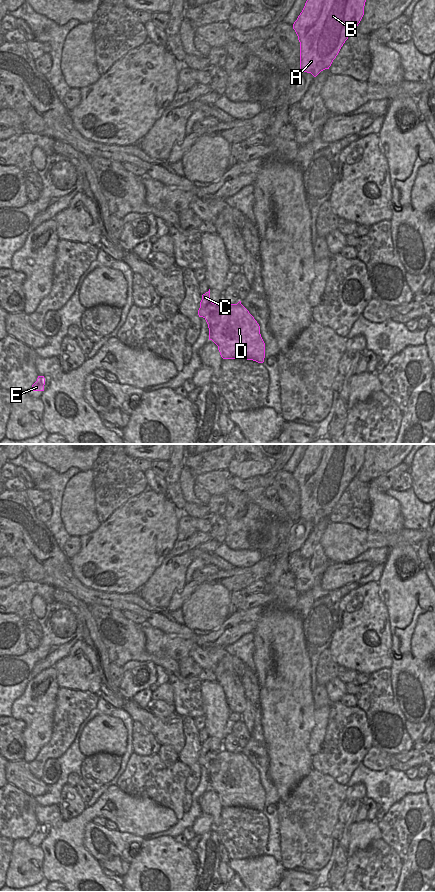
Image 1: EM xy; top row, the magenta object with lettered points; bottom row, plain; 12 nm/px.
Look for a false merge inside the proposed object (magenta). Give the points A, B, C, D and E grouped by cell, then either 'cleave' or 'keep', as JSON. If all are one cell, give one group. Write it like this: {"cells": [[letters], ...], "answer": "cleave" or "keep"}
{"cells": [["A", "B", "C", "D", "E"]], "answer": "keep"}

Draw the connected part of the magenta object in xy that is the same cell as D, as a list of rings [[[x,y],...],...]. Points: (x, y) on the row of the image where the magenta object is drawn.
[[[210,289],[202,295],[199,317],[203,317],[209,328],[209,340],[217,346],[223,359],[247,359],[263,363],[265,358],[265,343],[260,334],[260,326],[249,311],[239,301],[237,304],[210,301]]]

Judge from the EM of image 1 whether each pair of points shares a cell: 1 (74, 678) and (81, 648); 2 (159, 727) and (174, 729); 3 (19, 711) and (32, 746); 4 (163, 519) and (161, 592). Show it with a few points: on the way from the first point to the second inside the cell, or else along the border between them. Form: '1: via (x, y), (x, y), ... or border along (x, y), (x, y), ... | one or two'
1: via (77, 671), (81, 667), (81, 655) | one
2: via (163, 728), (170, 729) | one
3: via (28, 717), (32, 721), (32, 737) | one
4: border along (167, 555), (147, 580) | two

